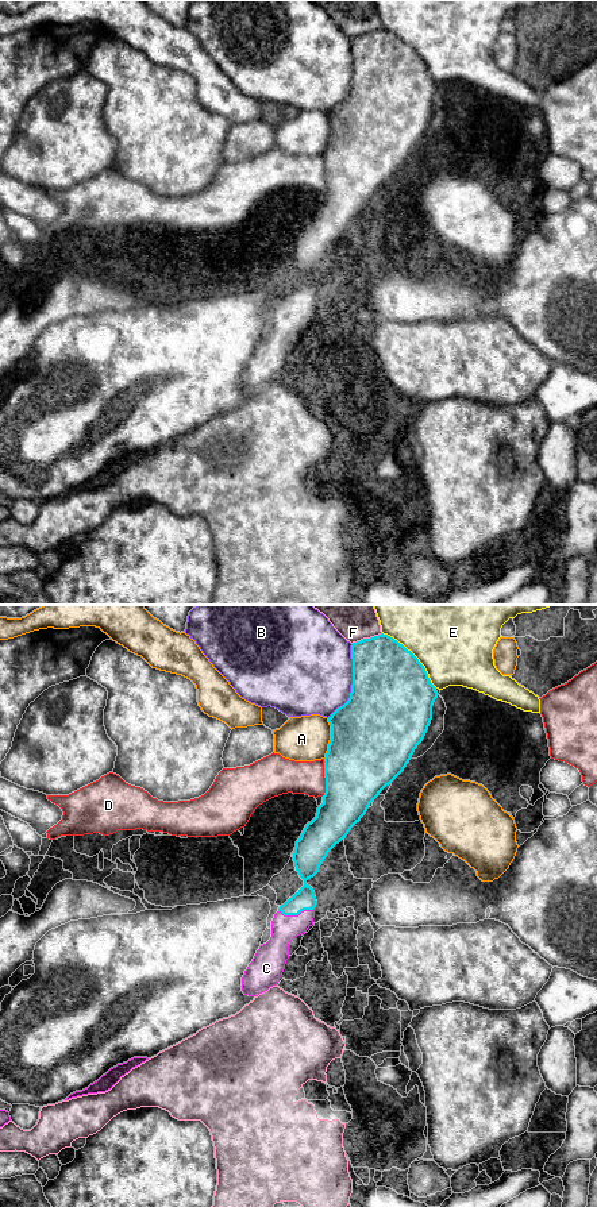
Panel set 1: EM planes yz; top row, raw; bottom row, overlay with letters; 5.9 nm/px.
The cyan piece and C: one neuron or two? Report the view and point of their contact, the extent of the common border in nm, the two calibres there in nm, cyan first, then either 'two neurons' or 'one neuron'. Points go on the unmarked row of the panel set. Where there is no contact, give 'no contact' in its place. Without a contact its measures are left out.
meets cyan in yz at (296, 309); contact 220 nm long; 120 nm thick on the cyan side, 160 nm on the other; one neuron

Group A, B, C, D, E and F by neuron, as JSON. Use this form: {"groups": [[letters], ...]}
{"groups": [["A"], ["B"], ["C"], ["D"], ["E"], ["F"]]}

